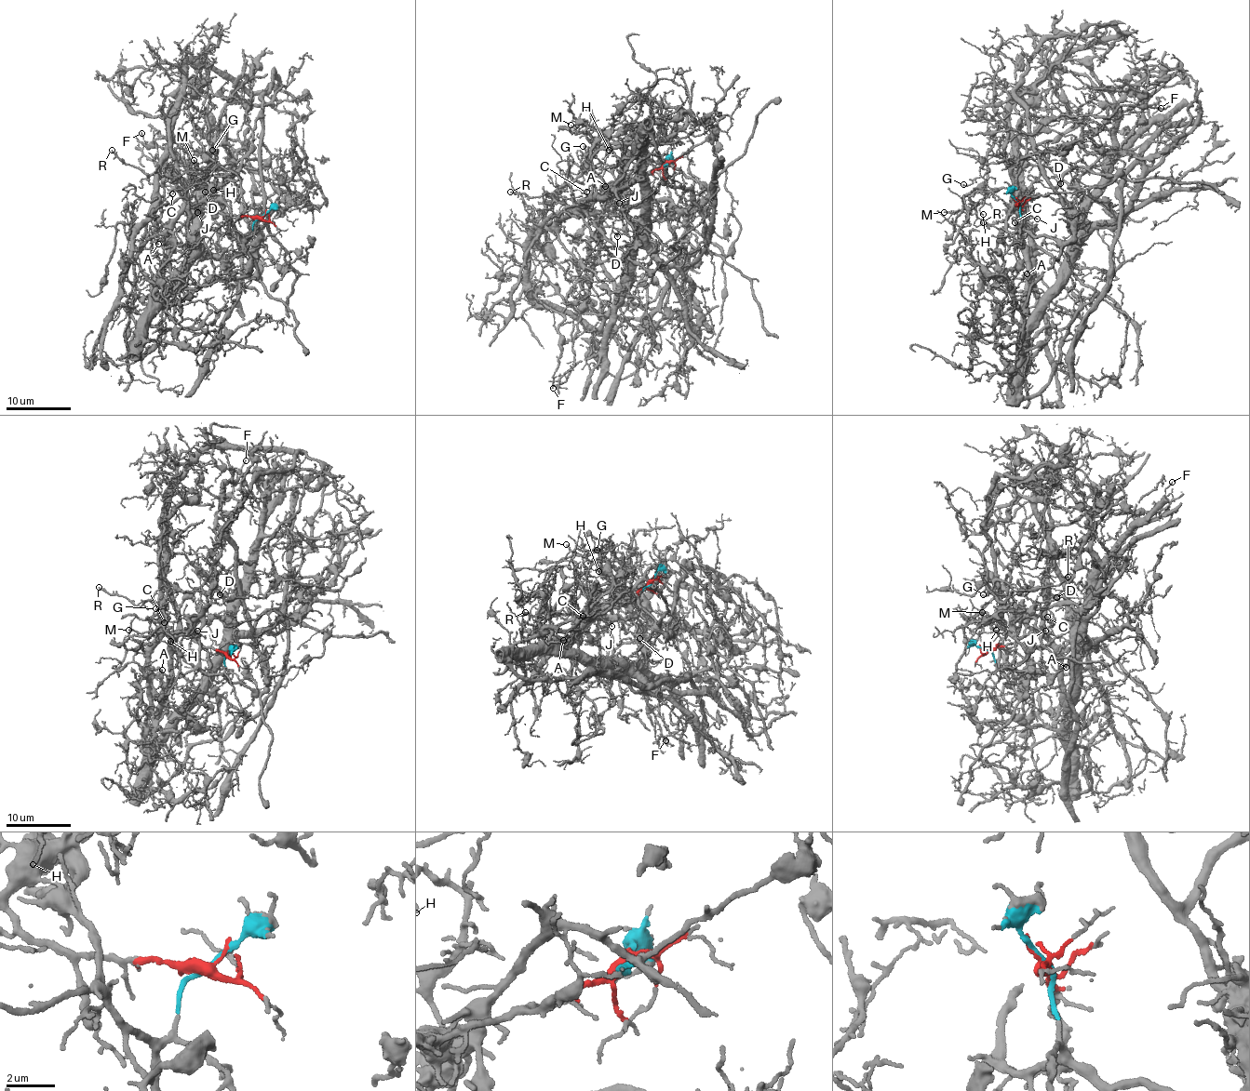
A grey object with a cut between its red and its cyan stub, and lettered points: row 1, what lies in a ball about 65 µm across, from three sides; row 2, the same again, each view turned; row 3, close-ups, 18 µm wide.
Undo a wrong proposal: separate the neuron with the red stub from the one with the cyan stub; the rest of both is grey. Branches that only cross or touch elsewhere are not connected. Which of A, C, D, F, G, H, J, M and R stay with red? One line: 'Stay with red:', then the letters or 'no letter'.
Stay with red: A, C, D, F, G, H, J, M, R

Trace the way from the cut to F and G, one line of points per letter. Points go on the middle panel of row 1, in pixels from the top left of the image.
F: (665, 163), (604, 187), (633, 154), (641, 229), (621, 259), (593, 269), (571, 367), (553, 389)
G: (665, 163), (616, 184), (616, 178), (604, 168), (589, 164), (583, 146)

